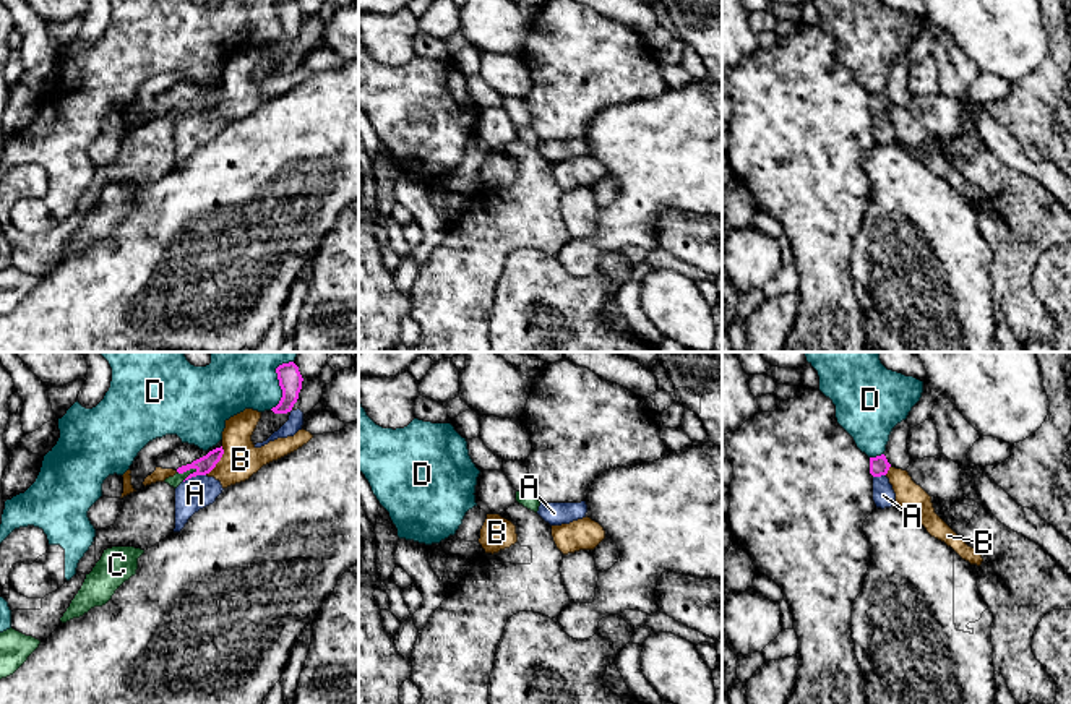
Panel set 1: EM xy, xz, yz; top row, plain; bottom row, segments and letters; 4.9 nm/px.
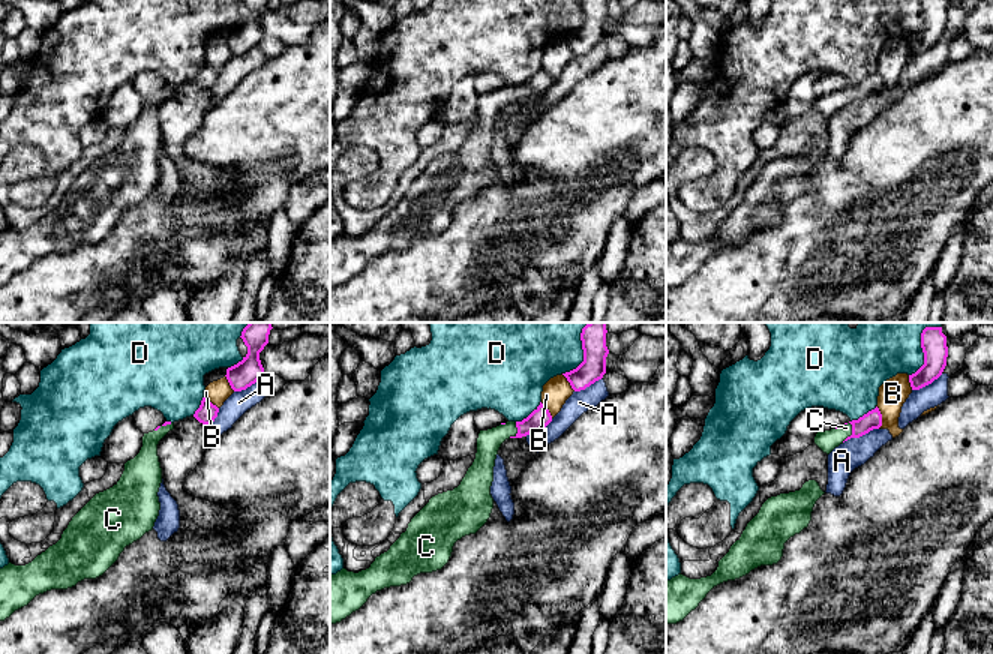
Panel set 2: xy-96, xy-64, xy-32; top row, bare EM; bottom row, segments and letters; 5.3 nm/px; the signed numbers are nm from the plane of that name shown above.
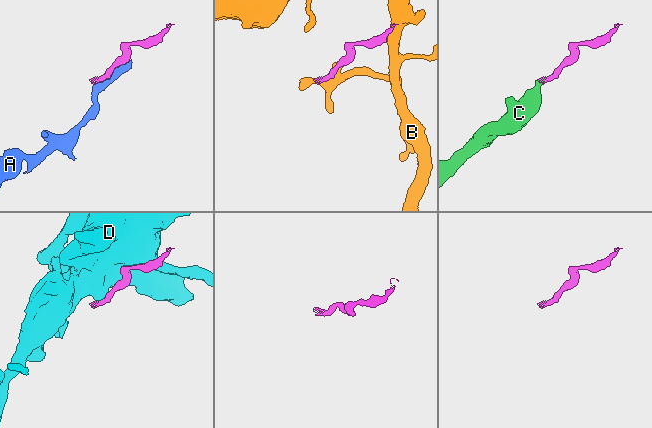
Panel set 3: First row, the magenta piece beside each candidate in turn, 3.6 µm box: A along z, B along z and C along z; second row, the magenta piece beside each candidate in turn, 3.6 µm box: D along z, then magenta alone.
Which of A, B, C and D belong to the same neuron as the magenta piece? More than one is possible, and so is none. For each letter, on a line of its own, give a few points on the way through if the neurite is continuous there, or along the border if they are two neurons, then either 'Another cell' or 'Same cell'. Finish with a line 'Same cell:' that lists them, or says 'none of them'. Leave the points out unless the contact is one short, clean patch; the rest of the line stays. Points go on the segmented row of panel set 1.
A: Another cell
B: Another cell
C: Path across: xy (205, 464), (187, 469), (177, 479). Same cell
D: Another cell
Same cell: C

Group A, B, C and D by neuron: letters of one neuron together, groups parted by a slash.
A / B / C / D

